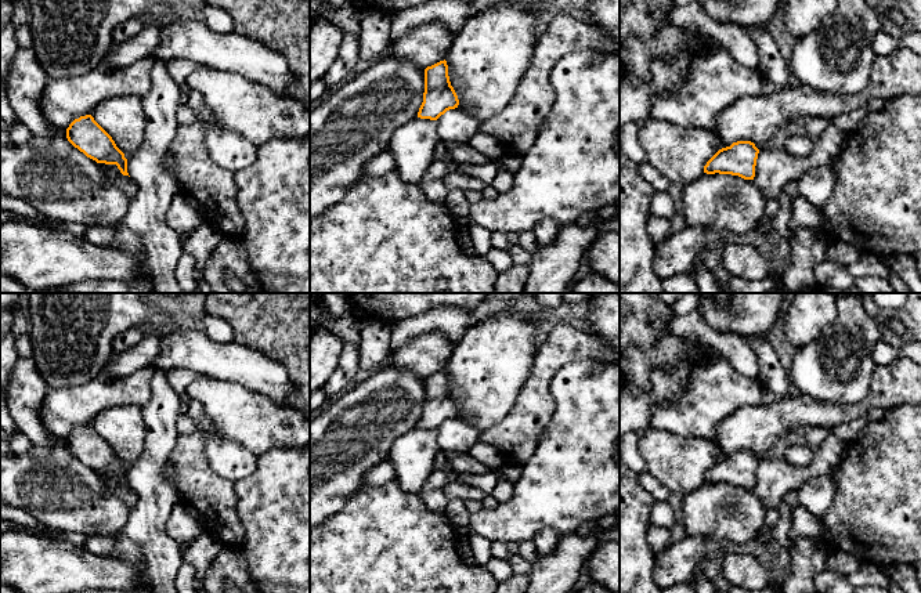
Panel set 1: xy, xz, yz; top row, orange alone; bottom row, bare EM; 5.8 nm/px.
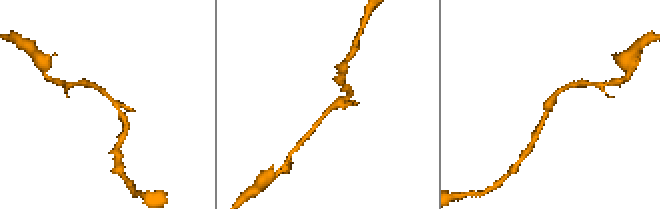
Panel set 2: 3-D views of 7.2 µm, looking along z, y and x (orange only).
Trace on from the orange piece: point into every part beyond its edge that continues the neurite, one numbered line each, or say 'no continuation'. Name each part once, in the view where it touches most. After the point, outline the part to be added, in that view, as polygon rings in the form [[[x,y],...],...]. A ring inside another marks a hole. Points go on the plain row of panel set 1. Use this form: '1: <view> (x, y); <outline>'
no continuation

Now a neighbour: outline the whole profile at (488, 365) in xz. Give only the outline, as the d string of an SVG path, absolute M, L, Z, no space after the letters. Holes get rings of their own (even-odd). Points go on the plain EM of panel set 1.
M492 314L480 319L454 346L445 370L459 419L483 431L508 415L532 368L542 319L541 314Z

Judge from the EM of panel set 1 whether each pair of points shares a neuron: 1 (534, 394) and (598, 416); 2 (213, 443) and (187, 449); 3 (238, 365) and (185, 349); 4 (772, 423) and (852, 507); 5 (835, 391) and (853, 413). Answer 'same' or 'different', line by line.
1: different
2: different
3: same
4: different
5: different

